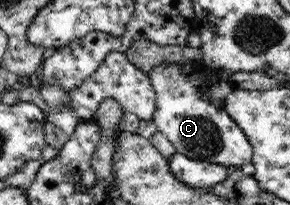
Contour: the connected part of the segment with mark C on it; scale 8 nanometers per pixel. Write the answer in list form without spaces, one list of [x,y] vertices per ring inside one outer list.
[[[203,62],[192,64],[162,63],[150,70],[148,76],[156,93],[156,110],[153,121],[158,132],[162,132],[176,149],[198,162],[214,162],[237,169],[250,169],[253,157],[252,144],[248,136],[227,113],[222,102],[211,102],[207,90],[219,82],[215,70],[209,70]]]

